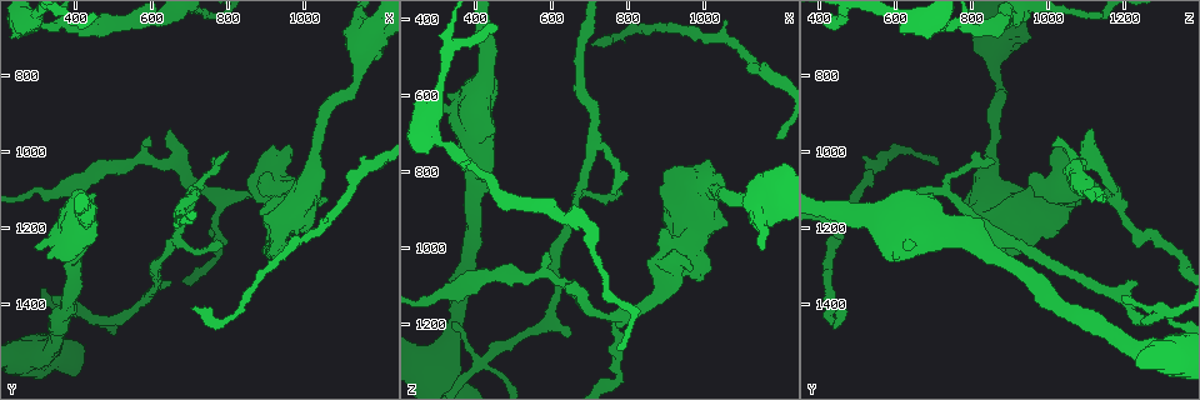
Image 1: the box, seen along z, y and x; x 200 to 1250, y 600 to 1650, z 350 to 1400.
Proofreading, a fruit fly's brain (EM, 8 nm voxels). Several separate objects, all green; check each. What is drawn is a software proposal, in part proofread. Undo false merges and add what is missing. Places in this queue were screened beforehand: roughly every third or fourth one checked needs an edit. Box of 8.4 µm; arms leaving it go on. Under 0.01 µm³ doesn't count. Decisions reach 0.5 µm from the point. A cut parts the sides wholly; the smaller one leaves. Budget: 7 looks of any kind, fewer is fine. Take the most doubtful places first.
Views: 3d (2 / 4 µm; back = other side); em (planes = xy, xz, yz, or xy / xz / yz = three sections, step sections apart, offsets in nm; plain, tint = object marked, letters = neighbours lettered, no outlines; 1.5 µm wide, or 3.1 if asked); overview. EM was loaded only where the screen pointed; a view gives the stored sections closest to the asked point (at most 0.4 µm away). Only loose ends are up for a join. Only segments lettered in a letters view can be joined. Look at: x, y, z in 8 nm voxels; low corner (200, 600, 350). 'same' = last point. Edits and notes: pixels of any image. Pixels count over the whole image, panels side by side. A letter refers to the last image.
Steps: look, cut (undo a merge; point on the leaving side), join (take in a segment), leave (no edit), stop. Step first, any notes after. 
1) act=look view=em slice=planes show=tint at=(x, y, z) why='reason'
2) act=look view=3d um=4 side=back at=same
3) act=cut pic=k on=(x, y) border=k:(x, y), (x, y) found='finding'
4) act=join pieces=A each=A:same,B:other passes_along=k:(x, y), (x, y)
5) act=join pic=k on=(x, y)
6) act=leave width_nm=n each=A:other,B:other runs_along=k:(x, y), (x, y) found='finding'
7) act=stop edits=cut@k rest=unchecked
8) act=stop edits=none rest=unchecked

act=look view=em slice=planes show=letters at=(790, 1245, 860) why='branch stops here'

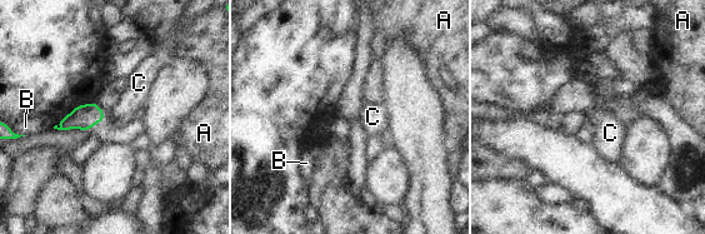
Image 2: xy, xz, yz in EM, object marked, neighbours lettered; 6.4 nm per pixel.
act=leave width_nm=150 each=A:other,B:other,C:other border=2:(104, 114), (105, 119) found='none of them fits'

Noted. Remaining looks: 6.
act=look view=em slice=planes show=tint at=(700, 1410, 465) why='end of a long branch'

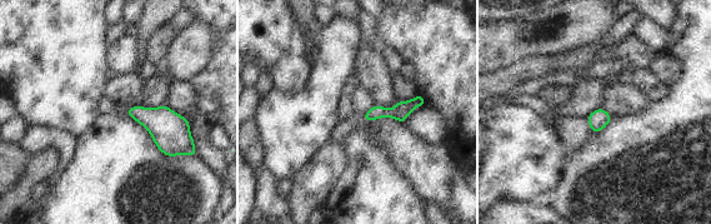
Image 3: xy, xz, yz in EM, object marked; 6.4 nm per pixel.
act=look view=em slice=planes show=letters at=same

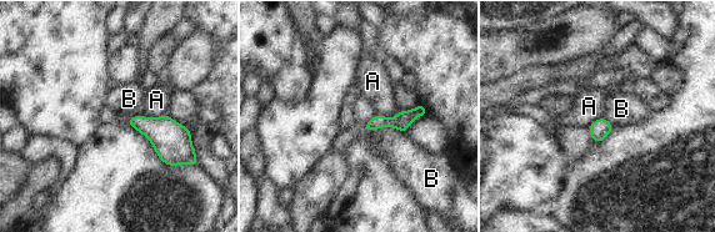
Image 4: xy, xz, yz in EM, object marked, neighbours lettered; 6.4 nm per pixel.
act=leave width_nm=90 each=A:other,B:other runs_along=4:(423, 110), (400, 122), (368, 126) found='none of them fits'

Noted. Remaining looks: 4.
act=look view=em slice=planes show=plain at=(1185, 1040, 715) why='branch stops here'

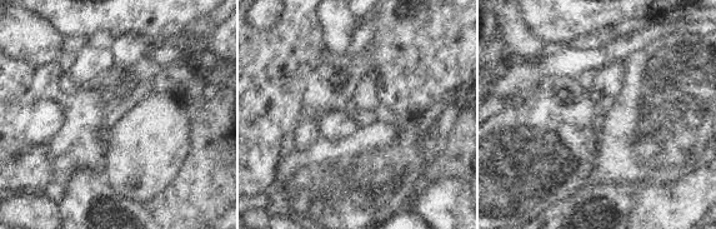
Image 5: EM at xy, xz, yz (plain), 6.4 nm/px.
act=look view=em slice=planes show=tint at=same why='with the object marked'

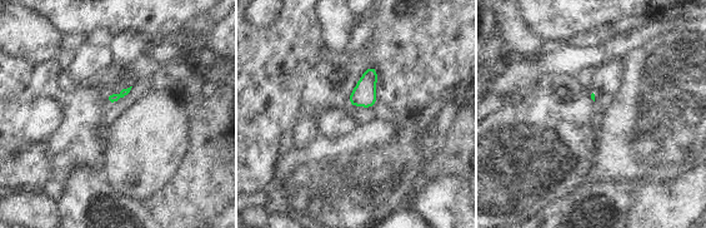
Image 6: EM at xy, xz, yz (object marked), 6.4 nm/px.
act=look view=em slice=planes show=letters at=same

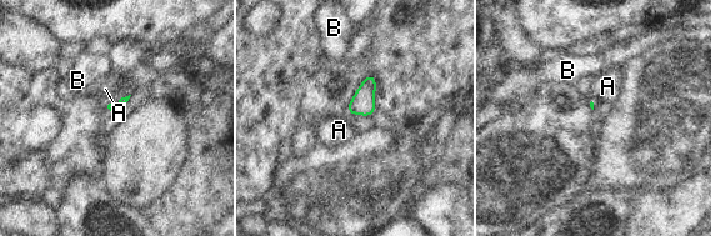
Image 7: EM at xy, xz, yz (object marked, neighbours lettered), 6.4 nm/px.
act=leave longest_contact=A:50nm each=A:other,B:other border=7:(346, 111), (351, 115) found='none of them fits'

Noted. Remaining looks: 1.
act=stop edits=none rest=unchecked

